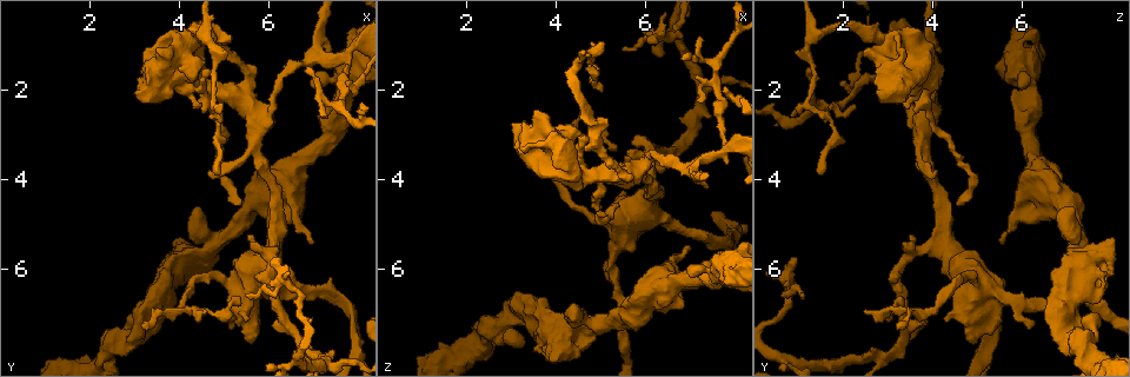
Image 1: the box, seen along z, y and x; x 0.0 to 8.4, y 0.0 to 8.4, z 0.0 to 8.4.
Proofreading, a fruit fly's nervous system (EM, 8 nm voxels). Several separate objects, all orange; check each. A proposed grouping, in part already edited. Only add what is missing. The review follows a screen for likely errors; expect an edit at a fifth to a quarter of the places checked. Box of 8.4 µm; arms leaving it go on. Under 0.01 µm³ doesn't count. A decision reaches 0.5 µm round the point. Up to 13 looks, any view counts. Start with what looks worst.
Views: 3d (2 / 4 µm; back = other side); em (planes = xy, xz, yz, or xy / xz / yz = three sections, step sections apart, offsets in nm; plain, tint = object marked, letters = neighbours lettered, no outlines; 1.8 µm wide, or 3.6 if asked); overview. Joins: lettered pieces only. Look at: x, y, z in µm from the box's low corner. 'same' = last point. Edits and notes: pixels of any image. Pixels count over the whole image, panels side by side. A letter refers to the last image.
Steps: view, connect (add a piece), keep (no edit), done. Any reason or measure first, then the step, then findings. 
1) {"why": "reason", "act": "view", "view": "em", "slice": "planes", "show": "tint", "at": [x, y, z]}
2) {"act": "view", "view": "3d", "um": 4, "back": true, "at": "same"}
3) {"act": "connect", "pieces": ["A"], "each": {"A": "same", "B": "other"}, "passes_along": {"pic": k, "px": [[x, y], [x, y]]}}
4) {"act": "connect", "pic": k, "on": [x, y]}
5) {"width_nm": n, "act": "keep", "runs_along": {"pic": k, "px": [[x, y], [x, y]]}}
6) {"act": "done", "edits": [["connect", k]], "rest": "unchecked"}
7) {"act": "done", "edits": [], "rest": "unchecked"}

{"act": "view", "view": "3d", "um": 4, "at": [7.70, 1.00, 6.00]}

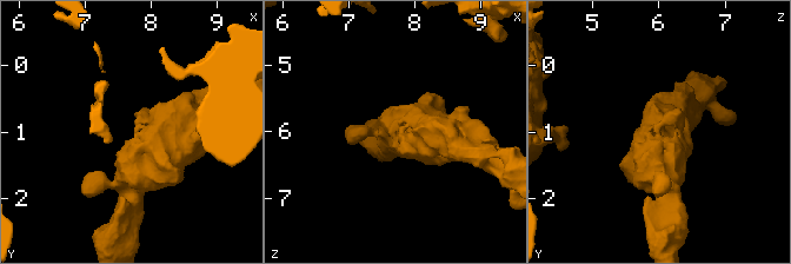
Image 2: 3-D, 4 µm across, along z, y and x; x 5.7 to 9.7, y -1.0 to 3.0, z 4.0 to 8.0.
{"why": "shape alone is not enough", "act": "view", "view": "em", "um": 3.6, "slice": "xy", "step": 16, "show": "tint", "at": [7.80, 0.95, 5.95]}

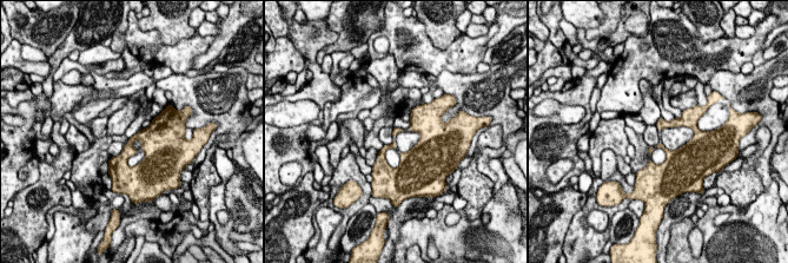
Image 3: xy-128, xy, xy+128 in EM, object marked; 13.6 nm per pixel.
{"why": "cut it another way", "act": "view", "view": "em", "um": 3.6, "slice": "planes", "show": "letters", "at": "same"}

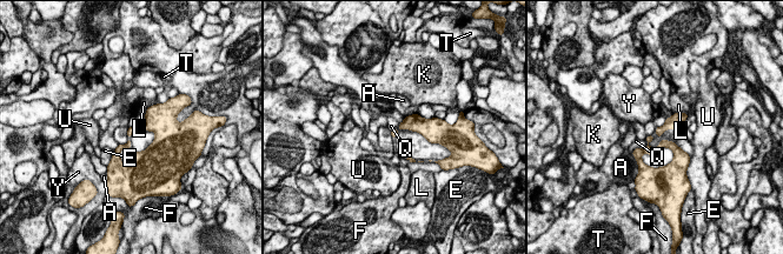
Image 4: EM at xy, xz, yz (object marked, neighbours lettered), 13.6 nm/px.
{"act": "keep", "each": {"A": "other", "E": "other", "F": "other", "K": "other", "L": "other", "Q": "other", "T": "other", "U": "other", "Y": "other"}, "runs_along": {"pic": 4, "px": [[636, 152], [670, 145], [679, 158]]}, "found": "no lettered piece goes on from it"}

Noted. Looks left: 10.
{"act": "view", "view": "3d", "um": 2, "at": [7.00, 5.40, 5.60]}

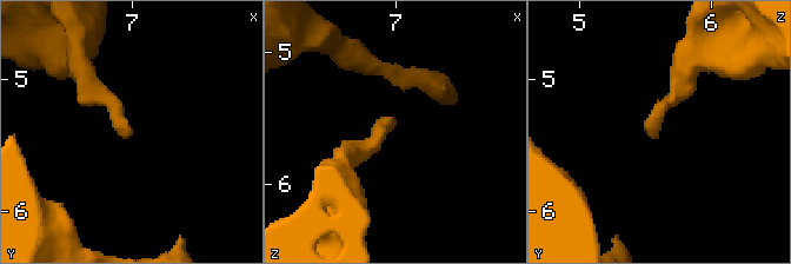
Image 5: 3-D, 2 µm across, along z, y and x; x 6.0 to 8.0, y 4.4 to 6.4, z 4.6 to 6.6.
{"act": "view", "view": "em", "slice": "planes", "show": "letters", "at": [6.94, 5.46, 5.56]}

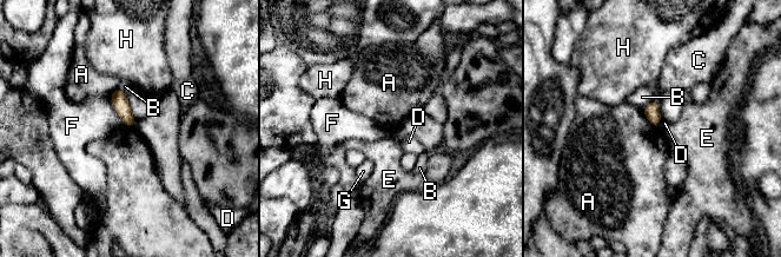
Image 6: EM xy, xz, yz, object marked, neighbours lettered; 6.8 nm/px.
{"act": "keep", "each": {"A": "other", "B": "other", "C": "other", "D": "other", "E": "other", "F": "other", "G": "other", "H": "other"}, "found": "none of them fits"}

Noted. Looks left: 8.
{"why": "branch point", "act": "view", "view": "em", "slice": "planes", "show": "tint", "at": [4.65, 2.00, 3.90]}

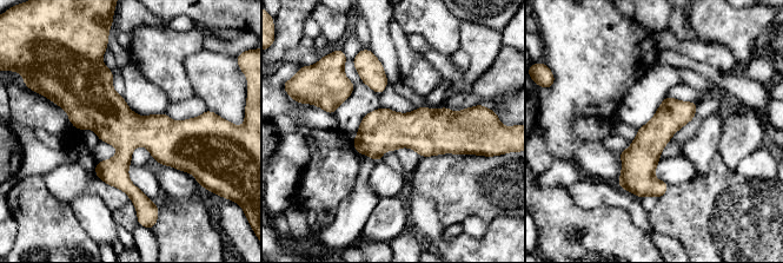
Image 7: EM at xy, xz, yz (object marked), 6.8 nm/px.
{"why": "what lies round it", "act": "view", "view": "em", "slice": "planes", "show": "letters", "at": "same"}

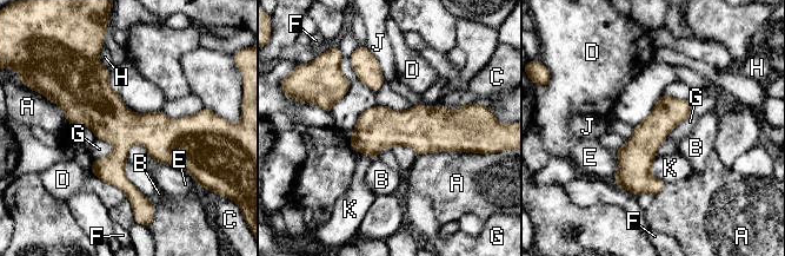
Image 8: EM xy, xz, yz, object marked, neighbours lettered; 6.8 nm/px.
{"width_nm": 220, "act": "keep", "each": {"A": "other", "B": "other", "C": "other", "D": "other", "E": "other", "F": "other", "G": "other", "H": "other", "J": "other", "K": "other"}, "runs_along": {"pic": 8, "px": [[61, 102], [121, 128], [197, 123]]}, "found": "no lettered piece goes on from it"}

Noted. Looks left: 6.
{"why": "sharp bend", "act": "view", "view": "em", "slice": "planes", "show": "letters", "at": [7.70, 1.95, 2.35]}

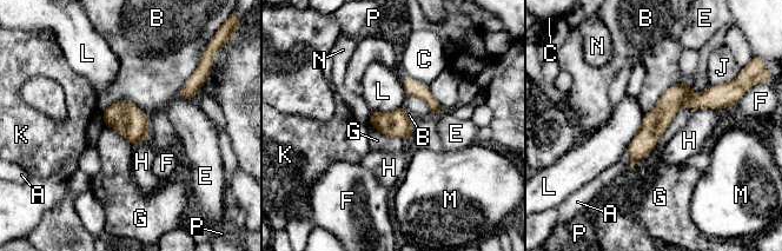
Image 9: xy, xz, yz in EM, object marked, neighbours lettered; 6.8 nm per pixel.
{"act": "keep", "each": {"A": "other", "B": "other", "C": "other", "E": "other", "F": "other", "G": "other", "H": "other", "J": "other", "K": "other", "L": "other", "M": "other", "N": "other", "P": "other"}, "border": {"pic": 9, "px": [[690, 107], [680, 107], [651, 151]]}, "found": "none of them fits"}

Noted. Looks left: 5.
{"why": "an open end", "act": "view", "view": "em", "slice": "planes", "show": "letters", "at": [4.85, 5.75, 7.45]}

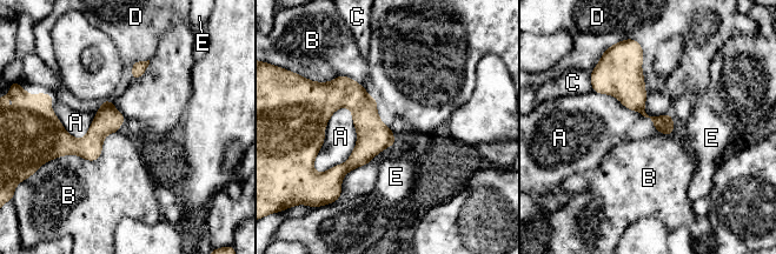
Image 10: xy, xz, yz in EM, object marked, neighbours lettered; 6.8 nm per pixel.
{"act": "keep", "each": {"A": "other", "B": "other", "C": "other", "D": "other", "E": "other"}, "runs_along": {"pic": 10, "px": [[330, 85], [364, 114], [364, 149], [339, 175]]}, "found": "none of them fits"}

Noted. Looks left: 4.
{"act": "done", "edits": [], "rest": "unchecked"}

